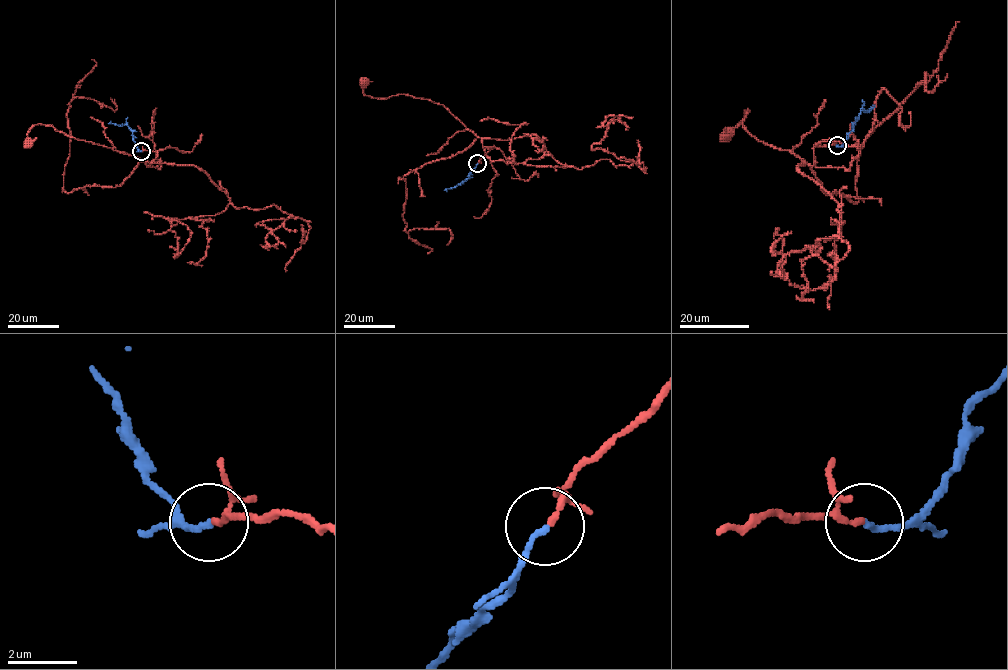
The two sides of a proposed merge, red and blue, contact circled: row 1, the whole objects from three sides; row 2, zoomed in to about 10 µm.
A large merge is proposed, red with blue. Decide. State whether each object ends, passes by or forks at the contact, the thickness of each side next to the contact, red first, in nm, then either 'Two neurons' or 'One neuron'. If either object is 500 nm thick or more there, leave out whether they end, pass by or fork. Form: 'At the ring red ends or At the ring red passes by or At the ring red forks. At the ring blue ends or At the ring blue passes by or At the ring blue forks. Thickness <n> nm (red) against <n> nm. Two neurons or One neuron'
At the ring red passes by. At the ring blue ends. Thickness 120 nm (red) against 160 nm. One neuron

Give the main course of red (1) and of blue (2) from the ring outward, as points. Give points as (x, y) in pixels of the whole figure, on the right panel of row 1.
1: (836, 145), (815, 145), (812, 166), (792, 152), (752, 136), (743, 127), (748, 109), (726, 136)
2: (836, 145), (845, 141), (862, 110), (873, 109)

